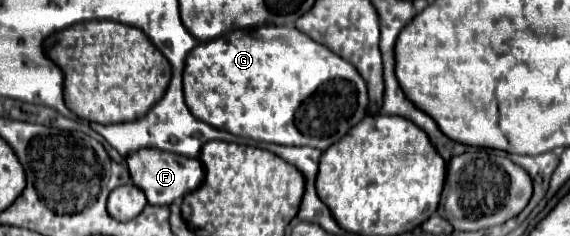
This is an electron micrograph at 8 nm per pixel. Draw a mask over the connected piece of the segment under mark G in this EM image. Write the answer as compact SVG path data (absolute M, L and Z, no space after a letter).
M248 27L212 43L198 43L186 59L184 99L192 115L216 129L278 145L308 145L326 151L368 117L368 85L352 63L296 27Z

